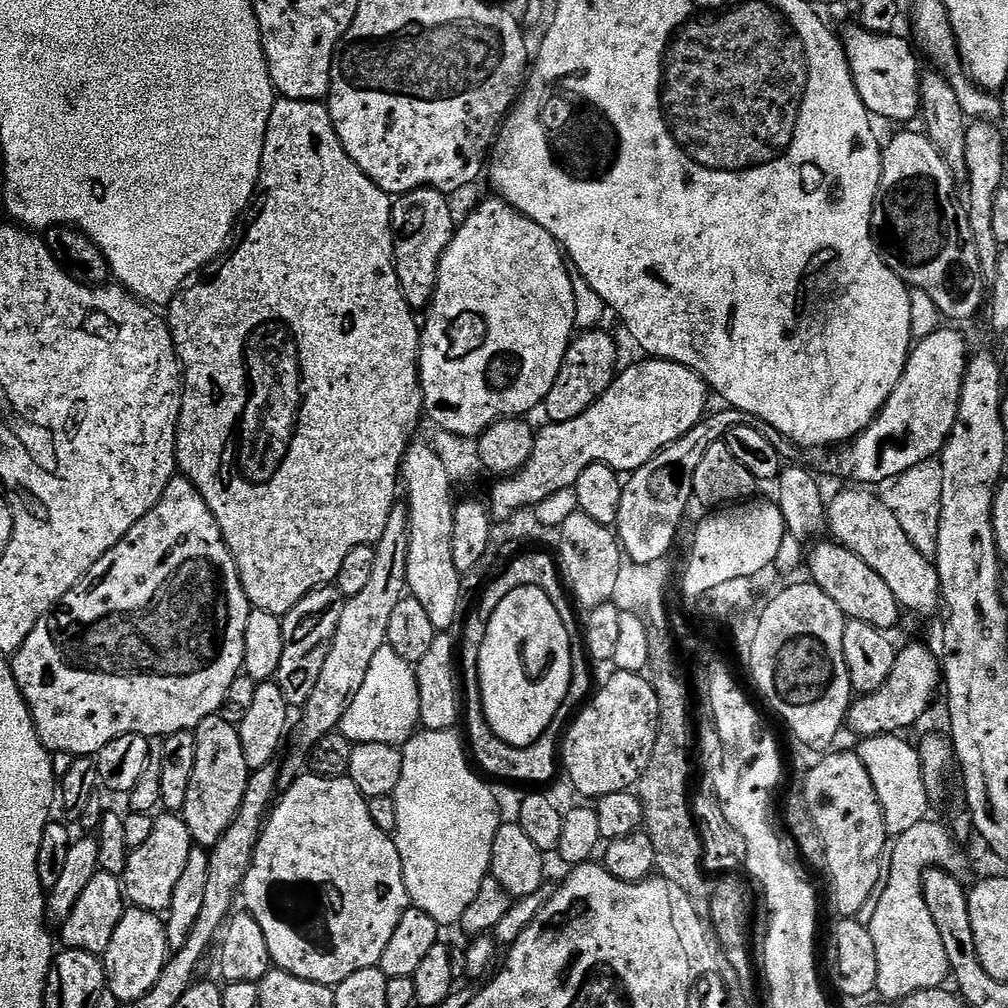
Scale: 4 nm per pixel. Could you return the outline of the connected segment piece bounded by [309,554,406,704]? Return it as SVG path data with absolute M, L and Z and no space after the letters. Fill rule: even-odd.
M377 554L367 585L344 601L342 618L338 618L338 630L328 648L326 662L322 662L322 674L318 674L318 682L309 698L346 698L347 704L355 698L366 678L370 661L388 639L388 622L394 606L399 602L396 592L406 592L405 557Z

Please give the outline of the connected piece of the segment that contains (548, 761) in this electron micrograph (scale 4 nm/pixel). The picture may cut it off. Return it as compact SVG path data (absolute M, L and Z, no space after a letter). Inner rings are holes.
M479 683L462 686L462 696L462 716L466 724L468 720L468 738L466 734L466 740L468 744L472 743L470 756L476 764L480 763L478 768L481 773L489 772L490 775L497 776L497 781L511 782L516 786L525 786L524 784L544 786L540 784L548 784L555 778L556 768L558 772L558 761L562 756L561 733L556 733L556 730L544 732L533 744L527 744L525 748L508 744L502 738L498 738L491 726L488 725L488 719L482 706Z

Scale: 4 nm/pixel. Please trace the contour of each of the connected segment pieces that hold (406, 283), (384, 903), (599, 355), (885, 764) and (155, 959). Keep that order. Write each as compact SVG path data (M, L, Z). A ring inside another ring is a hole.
M415 188L405 196L395 197L392 205L392 231L396 245L396 273L406 302L414 310L427 309L436 292L440 260L452 241L454 223L449 197L437 188Z
M304 774L291 784L283 795L281 800L279 797L275 801L260 833L252 855L252 863L248 865L248 873L245 875L242 887L243 907L256 919L258 926L262 926L262 934L266 936L266 946L272 955L272 963L277 969L310 982L335 986L355 971L379 965L382 950L386 950L386 942L390 942L390 934L394 934L394 926L398 926L398 918L402 918L405 908L410 904L403 880L402 858L399 857L393 837L389 833L378 830L378 826L374 826L374 818L370 818L368 800L358 790L358 786L354 786L352 780Z
M581 331L569 344L558 378L554 378L554 386L550 386L550 394L546 394L542 405L542 412L551 423L561 424L578 418L578 414L585 412L616 379L616 344L610 333L600 331Z
M900 734L865 735L860 748L858 747L862 766L866 766L870 782L874 782L874 794L878 794L878 802L884 811L884 831L892 838L918 826L918 822L922 822L929 815L930 808L917 745L907 744L904 738Z
M135 906L125 911L124 917L110 938L110 946L102 954L107 991L120 1002L142 999L154 986L170 956L165 921L155 912Z

